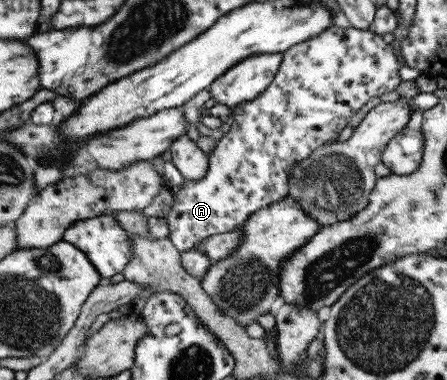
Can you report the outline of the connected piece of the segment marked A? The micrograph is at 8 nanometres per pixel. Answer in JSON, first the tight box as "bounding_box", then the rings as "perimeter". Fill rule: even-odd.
{"bounding_box":[164,25,402,253],"perimeter":[[[332,25],[324,33],[312,36],[308,41],[290,47],[290,49],[283,53],[283,60],[281,61],[280,67],[265,91],[252,99],[252,101],[243,102],[242,104],[238,104],[238,106],[234,106],[234,109],[232,109],[233,116],[232,121],[230,120],[230,130],[220,140],[216,141],[216,147],[208,154],[209,171],[207,171],[206,177],[198,181],[184,179],[184,184],[182,184],[179,192],[173,194],[174,205],[171,207],[168,215],[164,217],[168,221],[170,229],[168,238],[172,240],[172,245],[181,253],[189,251],[196,244],[212,235],[225,234],[234,231],[236,228],[240,228],[254,212],[264,209],[275,201],[280,201],[289,192],[289,173],[291,173],[291,169],[297,163],[307,160],[315,149],[335,141],[342,129],[352,120],[352,117],[357,111],[366,105],[372,97],[379,97],[382,93],[388,93],[397,89],[397,85],[402,82],[398,75],[399,66],[399,59],[394,54],[391,45],[388,45],[382,36],[374,34],[372,30],[354,29],[352,26],[346,29]]]}

